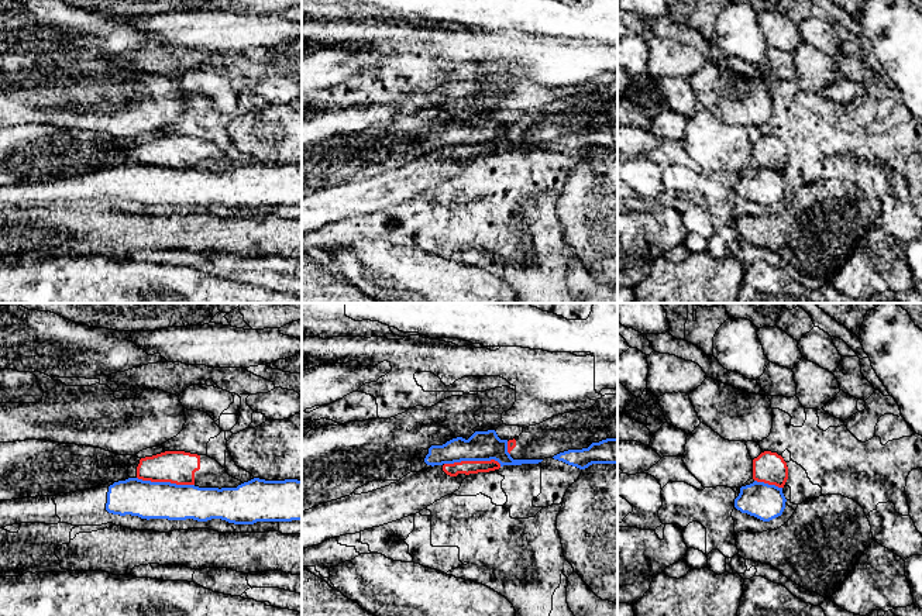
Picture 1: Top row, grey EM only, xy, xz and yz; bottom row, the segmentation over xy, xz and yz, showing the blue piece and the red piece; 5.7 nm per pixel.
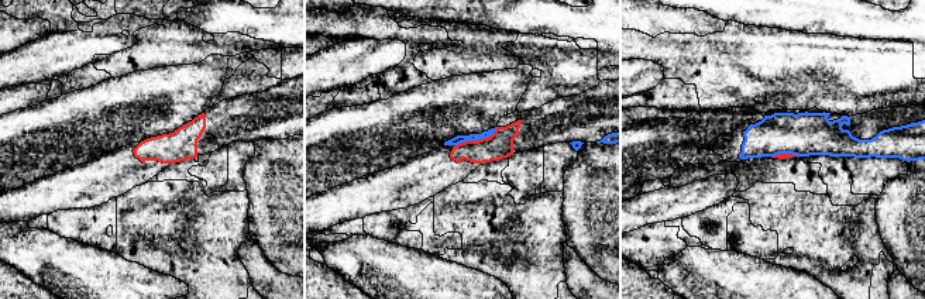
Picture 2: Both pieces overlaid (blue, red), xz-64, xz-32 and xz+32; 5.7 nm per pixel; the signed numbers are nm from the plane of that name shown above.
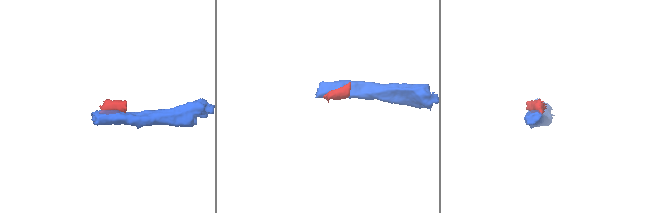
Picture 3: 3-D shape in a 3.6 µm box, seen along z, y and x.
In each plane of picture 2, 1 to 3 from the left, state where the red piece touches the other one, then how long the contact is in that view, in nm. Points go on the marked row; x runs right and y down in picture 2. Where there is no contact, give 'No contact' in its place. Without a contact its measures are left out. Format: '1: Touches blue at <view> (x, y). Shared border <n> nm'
1: No contact
2: Touches blue at xz-32 (475, 140). Shared border 280 nm
3: Touches blue at xz+32 (784, 153). Shared border 150 nm

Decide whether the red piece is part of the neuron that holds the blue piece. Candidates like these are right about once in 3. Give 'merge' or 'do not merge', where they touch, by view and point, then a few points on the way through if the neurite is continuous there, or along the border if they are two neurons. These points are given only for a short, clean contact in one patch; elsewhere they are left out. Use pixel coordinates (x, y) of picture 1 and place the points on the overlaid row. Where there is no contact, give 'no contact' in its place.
do not merge; contact xz (472, 460); border xz (444, 464), (495, 460), (501, 465)

